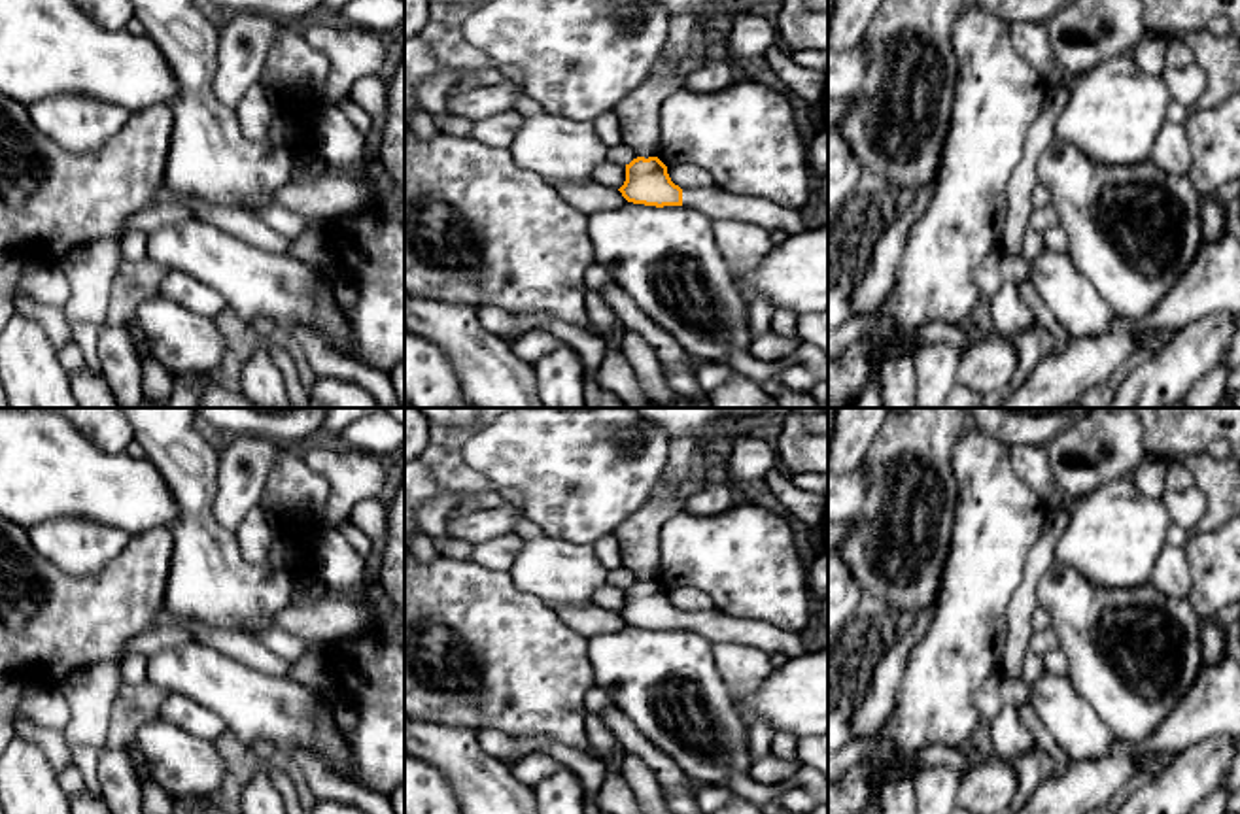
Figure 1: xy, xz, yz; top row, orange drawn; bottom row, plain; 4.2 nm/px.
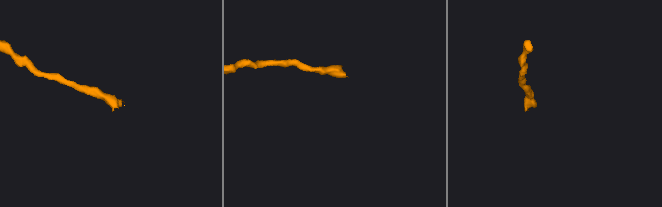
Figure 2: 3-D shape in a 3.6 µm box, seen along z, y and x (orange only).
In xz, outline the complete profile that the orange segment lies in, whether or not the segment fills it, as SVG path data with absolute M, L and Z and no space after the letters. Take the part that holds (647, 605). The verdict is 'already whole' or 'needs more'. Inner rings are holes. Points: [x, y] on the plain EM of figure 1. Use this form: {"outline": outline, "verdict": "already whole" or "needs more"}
{"outline": "M637 580L626 587L626 604L618 614L633 627L692 629L711 644L739 642L766 653L781 652L788 659L807 653L796 631L781 631L758 619L739 619L715 606L703 612L680 612L671 604L667 589L658 580Z", "verdict": "needs more"}

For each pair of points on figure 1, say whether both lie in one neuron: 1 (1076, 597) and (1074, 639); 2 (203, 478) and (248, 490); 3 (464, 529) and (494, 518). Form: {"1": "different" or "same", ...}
{"1": "same", "2": "different", "3": "same"}

